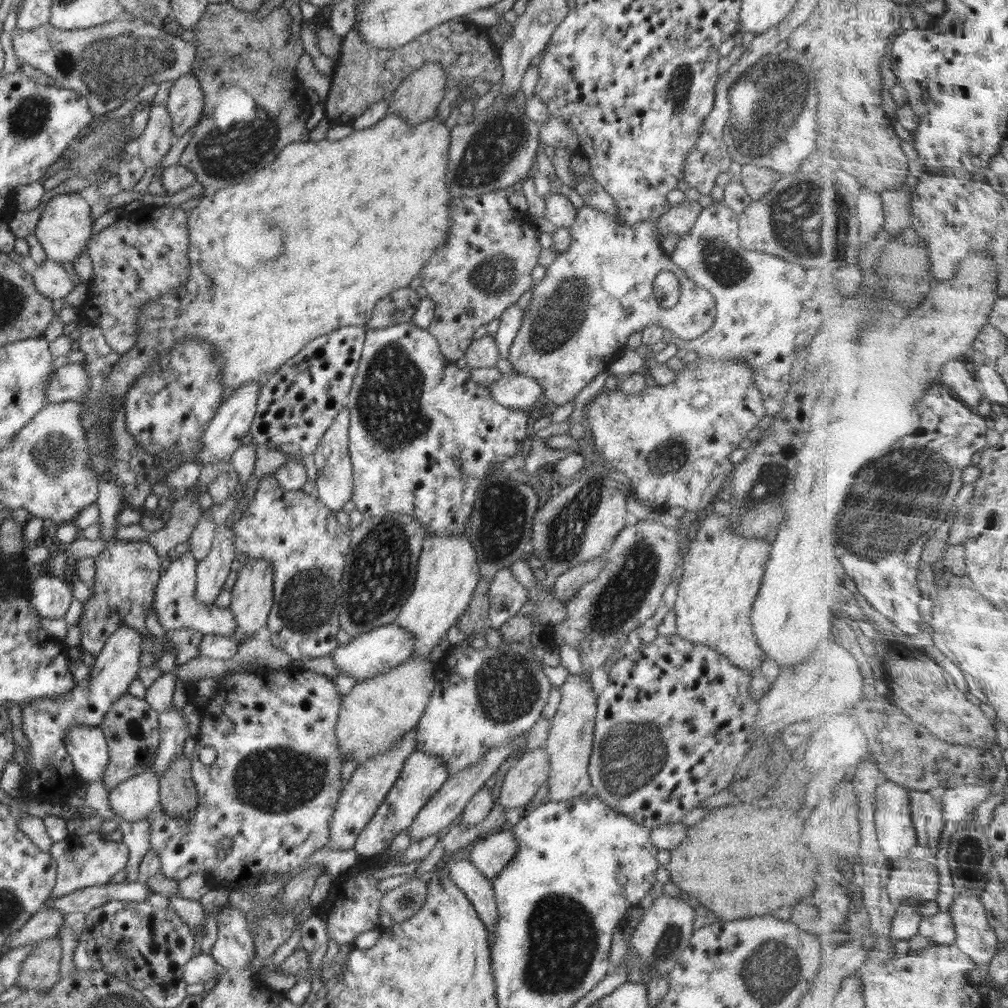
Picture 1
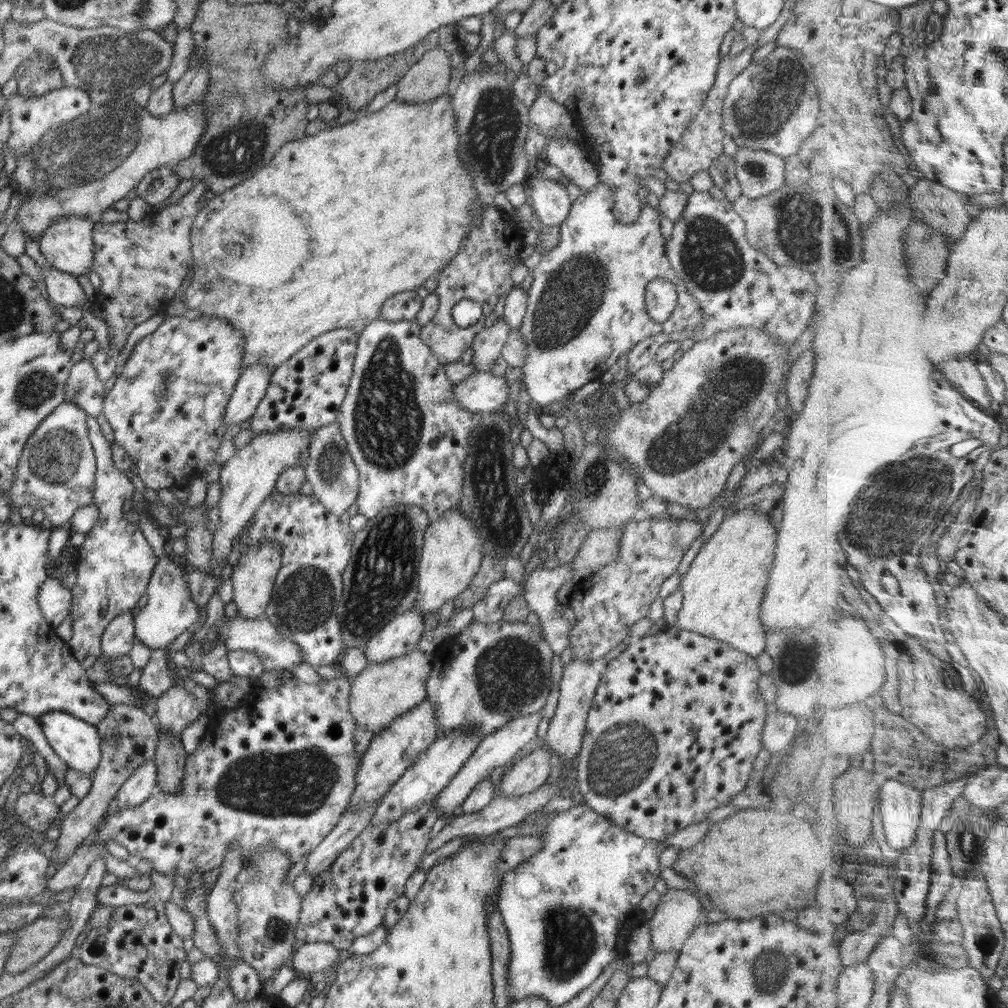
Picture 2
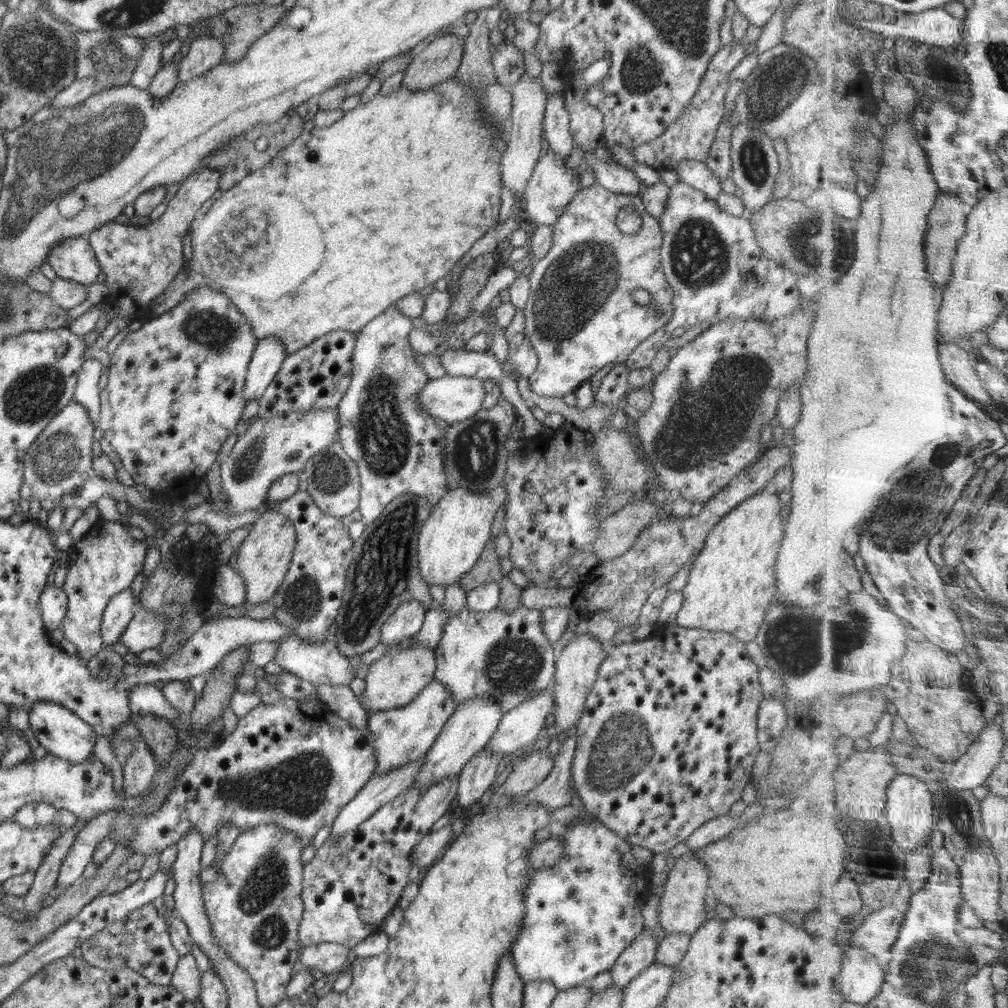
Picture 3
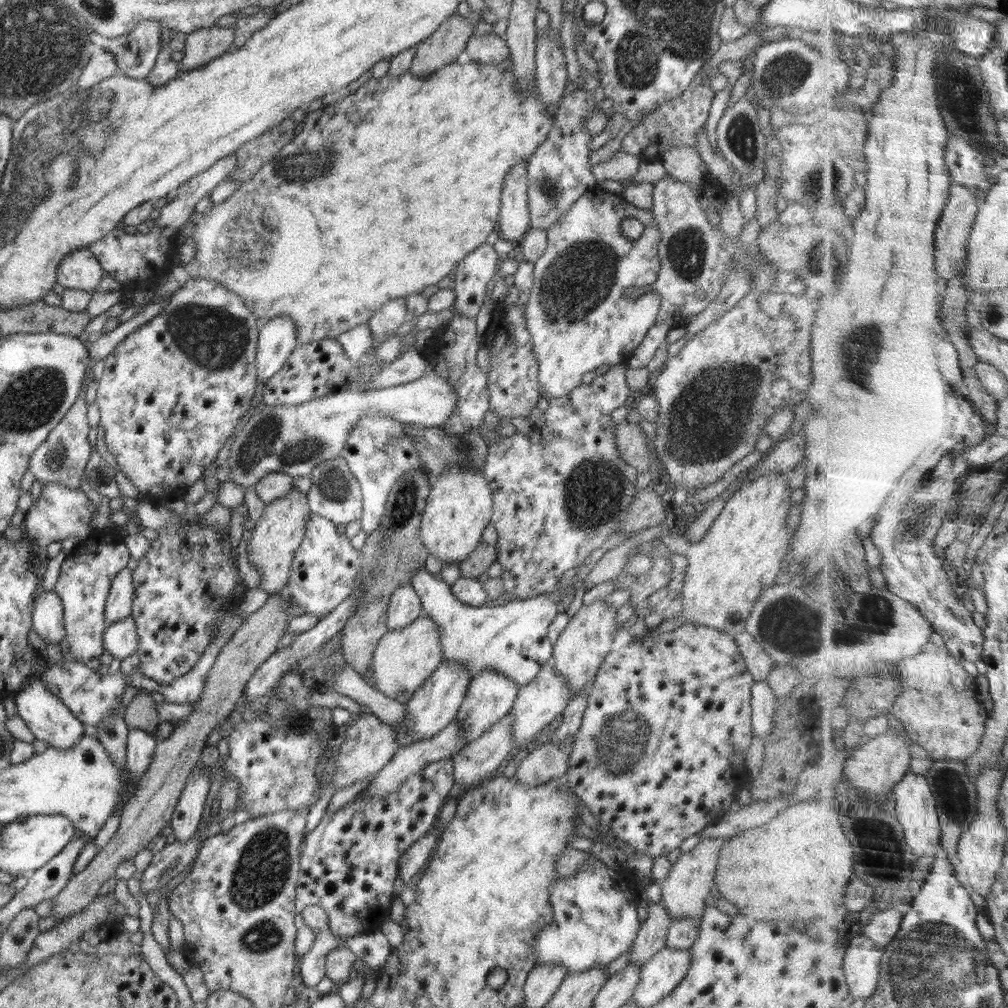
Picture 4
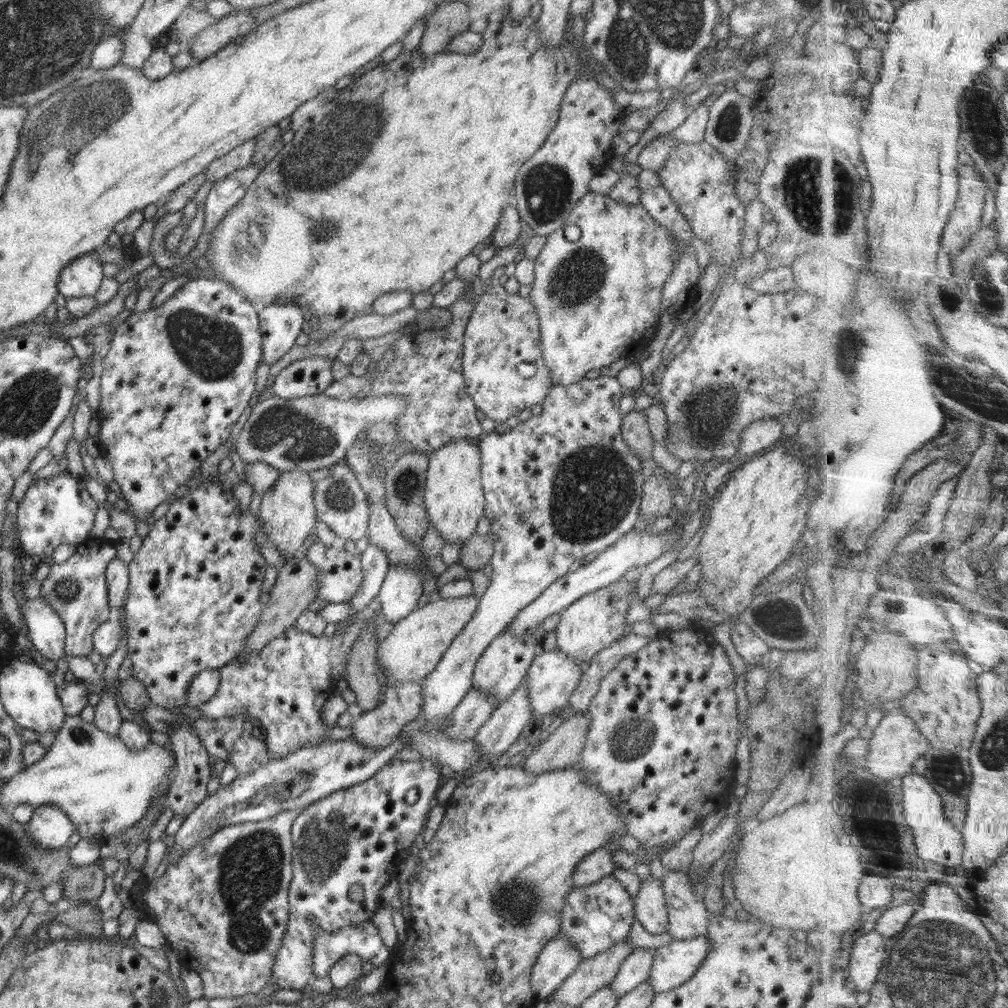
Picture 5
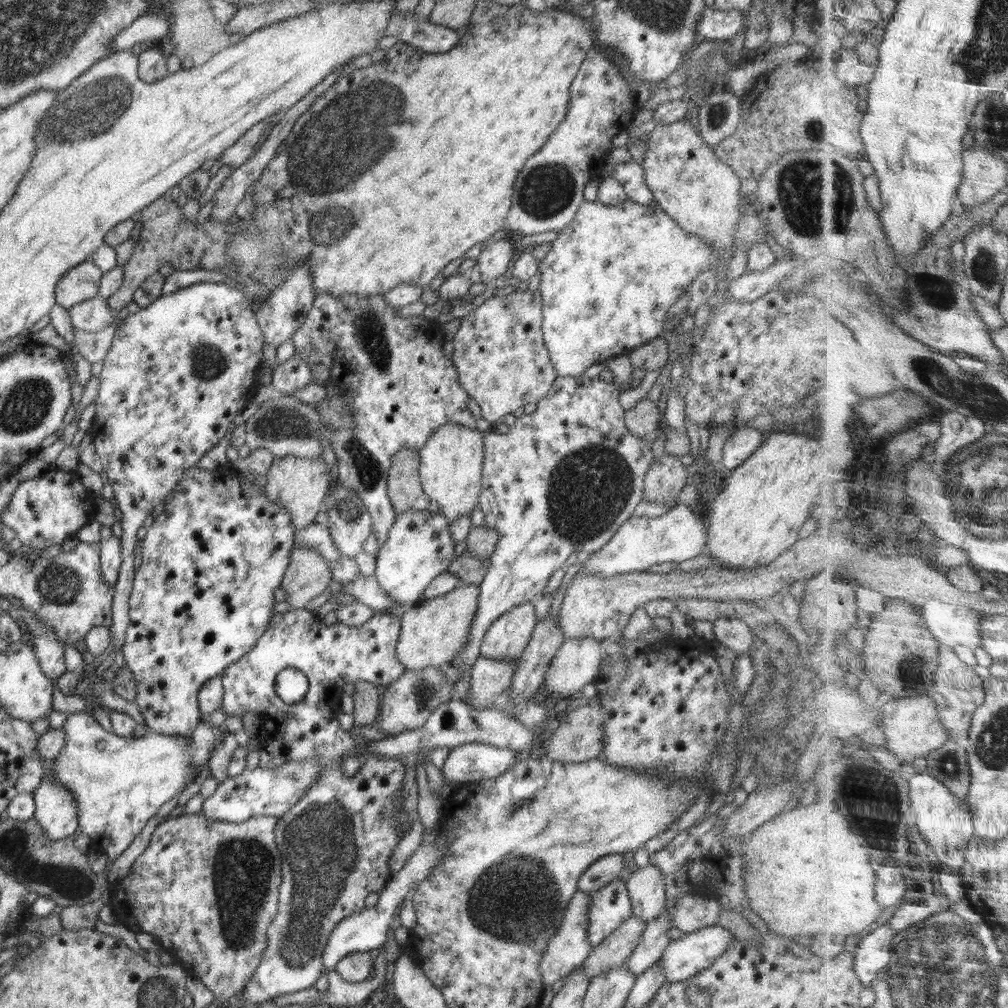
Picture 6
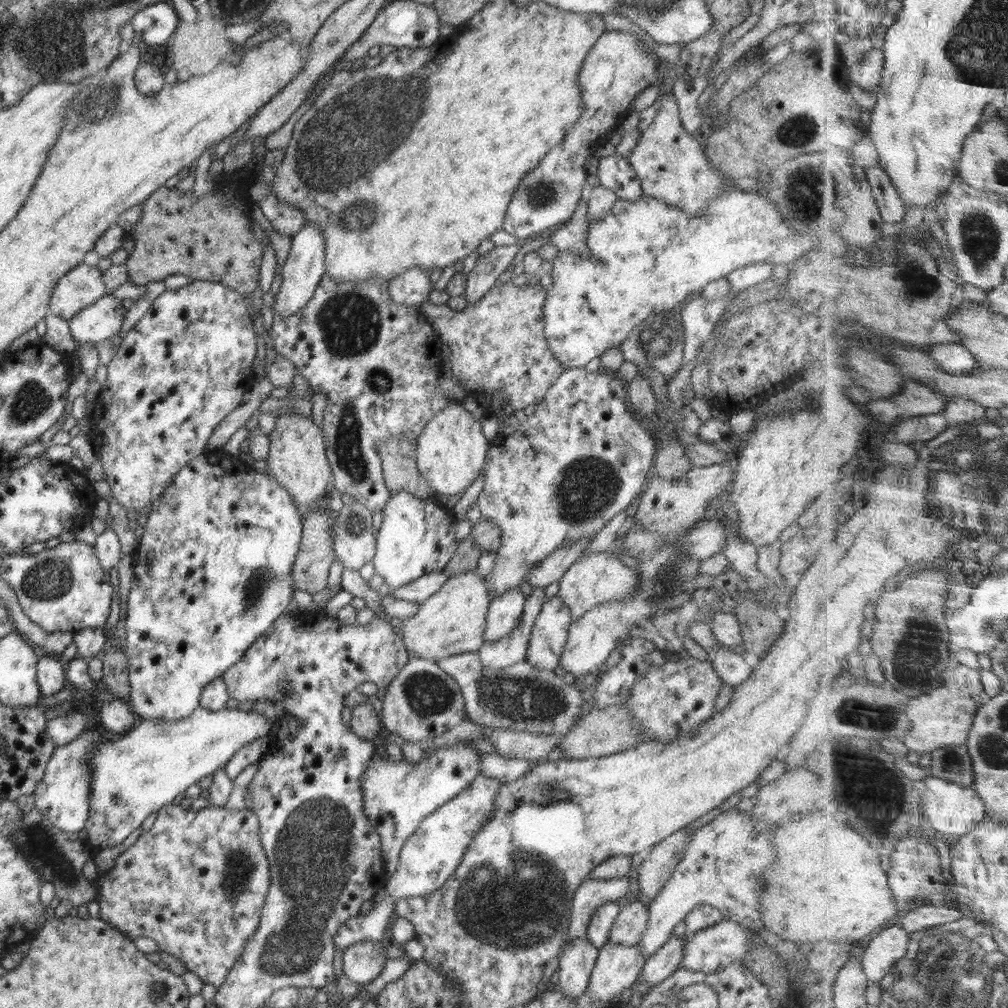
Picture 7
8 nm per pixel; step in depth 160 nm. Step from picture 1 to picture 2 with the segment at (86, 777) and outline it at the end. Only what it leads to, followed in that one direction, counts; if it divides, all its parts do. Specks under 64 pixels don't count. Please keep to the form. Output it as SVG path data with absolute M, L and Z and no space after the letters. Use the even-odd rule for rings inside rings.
M56 711L41 714L37 719L48 744L68 769L90 775L98 768L101 741L96 725Z

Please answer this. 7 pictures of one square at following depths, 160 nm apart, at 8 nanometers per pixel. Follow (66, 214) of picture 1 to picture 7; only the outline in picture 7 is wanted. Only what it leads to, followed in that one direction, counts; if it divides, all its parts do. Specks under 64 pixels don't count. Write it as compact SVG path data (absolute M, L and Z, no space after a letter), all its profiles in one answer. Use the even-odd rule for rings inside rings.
M84 263L72 268L57 281L49 304L49 312L70 320L77 312L107 295L103 274L98 267Z

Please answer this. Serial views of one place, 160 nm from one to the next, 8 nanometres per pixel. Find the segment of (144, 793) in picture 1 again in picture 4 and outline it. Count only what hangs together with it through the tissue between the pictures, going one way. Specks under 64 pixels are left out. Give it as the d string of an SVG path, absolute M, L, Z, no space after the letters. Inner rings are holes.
M129 730L127 738L126 770L134 784L144 777L144 772L152 764L157 742L153 736L142 730Z

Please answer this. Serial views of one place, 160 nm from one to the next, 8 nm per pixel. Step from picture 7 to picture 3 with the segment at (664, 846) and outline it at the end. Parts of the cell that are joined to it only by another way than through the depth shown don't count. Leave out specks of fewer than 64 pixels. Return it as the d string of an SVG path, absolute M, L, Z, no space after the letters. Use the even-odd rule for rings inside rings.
M643 930L620 954L610 970L613 984L624 990L632 978L656 962L656 936Z

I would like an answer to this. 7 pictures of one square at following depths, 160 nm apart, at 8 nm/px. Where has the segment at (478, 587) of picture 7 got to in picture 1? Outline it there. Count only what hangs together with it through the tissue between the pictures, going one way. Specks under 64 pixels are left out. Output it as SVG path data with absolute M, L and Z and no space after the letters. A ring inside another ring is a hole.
M410 655L406 662L387 673L356 683L343 696L336 723L336 740L343 762L354 760L359 765L372 756L384 756L392 745L416 729L434 692L433 666L424 657Z

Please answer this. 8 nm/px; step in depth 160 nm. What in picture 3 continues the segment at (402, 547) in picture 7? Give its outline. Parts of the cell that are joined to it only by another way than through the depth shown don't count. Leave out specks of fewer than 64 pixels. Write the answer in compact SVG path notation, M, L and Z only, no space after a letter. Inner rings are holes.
M418 601L403 602L382 625L381 643L390 646L410 641L412 636L422 628L427 613L428 610Z

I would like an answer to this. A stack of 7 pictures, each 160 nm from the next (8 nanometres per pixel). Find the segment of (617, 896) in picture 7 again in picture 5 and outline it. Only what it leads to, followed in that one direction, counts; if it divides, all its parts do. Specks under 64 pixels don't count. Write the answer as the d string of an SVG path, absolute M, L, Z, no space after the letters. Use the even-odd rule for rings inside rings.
M551 938L532 968L531 985L538 1002L550 996L574 971L583 956L568 939Z

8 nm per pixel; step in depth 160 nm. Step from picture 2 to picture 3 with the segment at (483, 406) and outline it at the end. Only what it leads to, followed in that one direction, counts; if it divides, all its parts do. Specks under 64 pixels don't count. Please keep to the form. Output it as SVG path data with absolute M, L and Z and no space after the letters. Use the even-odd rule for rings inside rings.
M443 376L430 379L417 394L417 402L429 416L448 424L464 421L483 408L483 379Z

